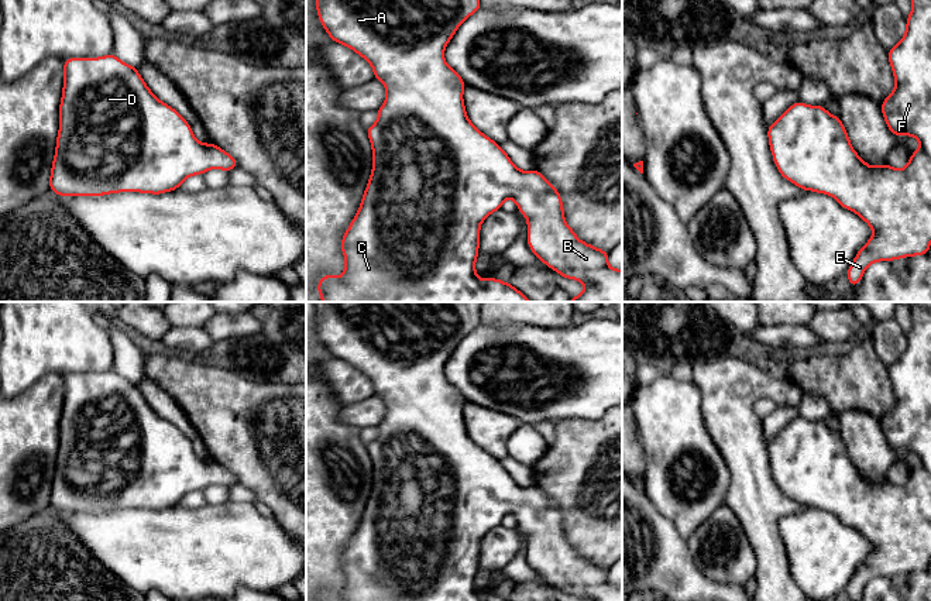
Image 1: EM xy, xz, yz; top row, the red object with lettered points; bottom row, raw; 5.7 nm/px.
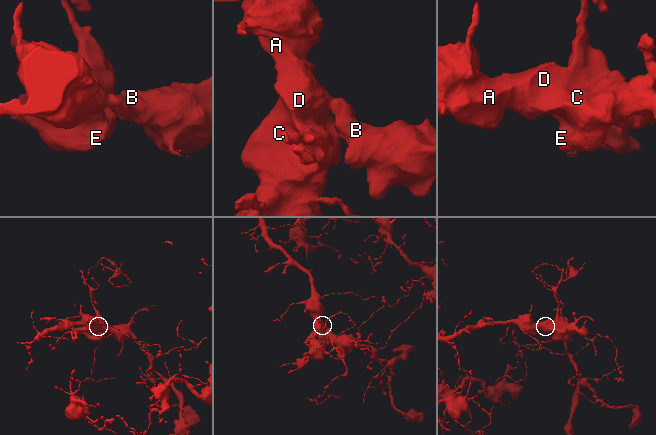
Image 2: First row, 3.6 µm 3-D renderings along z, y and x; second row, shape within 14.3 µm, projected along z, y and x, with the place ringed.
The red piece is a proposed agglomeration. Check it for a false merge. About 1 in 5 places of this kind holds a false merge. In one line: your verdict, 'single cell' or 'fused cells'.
single cell

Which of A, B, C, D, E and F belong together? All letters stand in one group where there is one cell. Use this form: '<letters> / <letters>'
A B C D E F

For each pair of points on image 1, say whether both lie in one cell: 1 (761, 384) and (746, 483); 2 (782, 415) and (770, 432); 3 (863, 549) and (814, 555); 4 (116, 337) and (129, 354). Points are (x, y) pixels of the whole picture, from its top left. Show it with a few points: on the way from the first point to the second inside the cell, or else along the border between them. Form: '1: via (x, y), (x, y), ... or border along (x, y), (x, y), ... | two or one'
1: via (746, 408), (746, 459) | one
2: via (777, 419), (772, 428) | one
3: via (851, 549), (838, 549), (827, 553) | one
4: via (120, 342), (124, 350) | one

